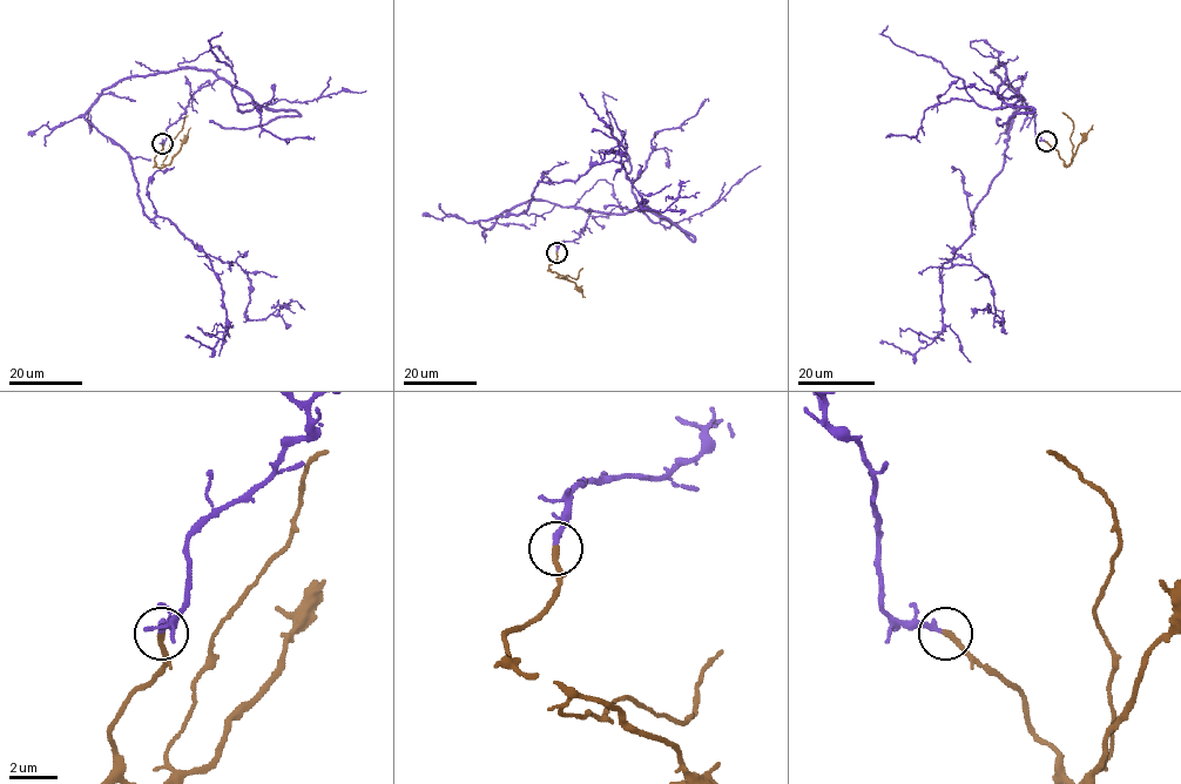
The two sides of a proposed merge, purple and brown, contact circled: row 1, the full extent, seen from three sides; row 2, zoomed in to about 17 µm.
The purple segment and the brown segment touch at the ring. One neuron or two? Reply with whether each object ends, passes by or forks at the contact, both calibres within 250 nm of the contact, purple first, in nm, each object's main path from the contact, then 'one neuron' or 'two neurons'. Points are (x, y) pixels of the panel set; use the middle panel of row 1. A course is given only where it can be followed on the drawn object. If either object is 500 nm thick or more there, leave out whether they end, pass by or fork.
purple ends; brown ends; calibres 240 and 260 nm; course purple (557, 251), (613, 214), (528, 200), (479, 222), (609, 161), (643, 209), (699, 193); course brown (557, 251), (557, 259), (548, 265), (558, 277), (576, 278), (582, 268); one neuron

